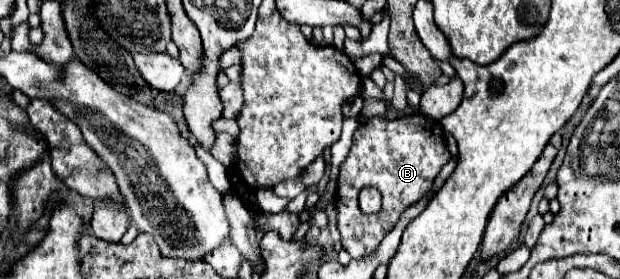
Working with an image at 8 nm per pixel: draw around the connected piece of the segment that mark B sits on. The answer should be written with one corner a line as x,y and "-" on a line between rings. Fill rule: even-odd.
423,113
405,115
399,119
371,117
361,123
353,135
353,145
347,159
341,165
337,183
337,221
341,231
341,243
345,251
359,259
383,241
383,237
395,227
401,213
417,203
431,191
441,167
451,159
445,143
445,133
439,121
429,119
-
365,185
373,185
383,195
383,207
379,213
365,215
357,205
357,195

